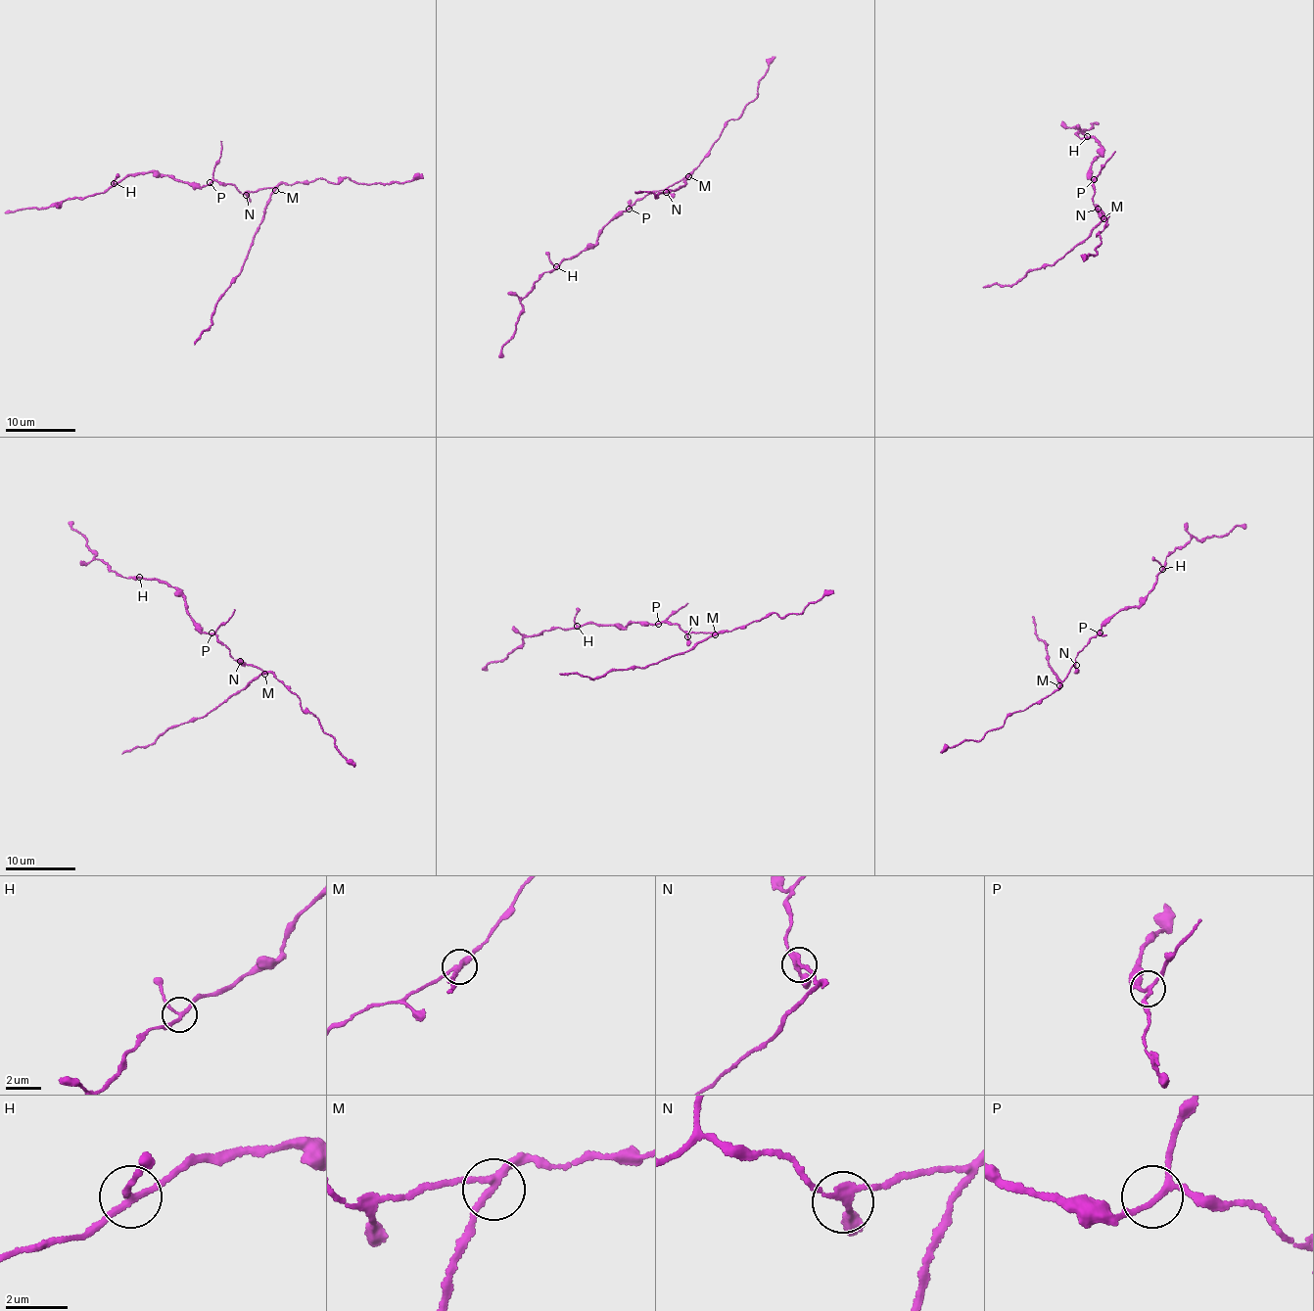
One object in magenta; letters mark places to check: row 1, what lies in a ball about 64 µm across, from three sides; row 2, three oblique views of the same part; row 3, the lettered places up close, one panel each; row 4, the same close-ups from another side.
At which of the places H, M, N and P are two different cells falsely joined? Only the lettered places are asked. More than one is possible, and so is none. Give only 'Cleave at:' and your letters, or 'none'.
Cleave at: M

